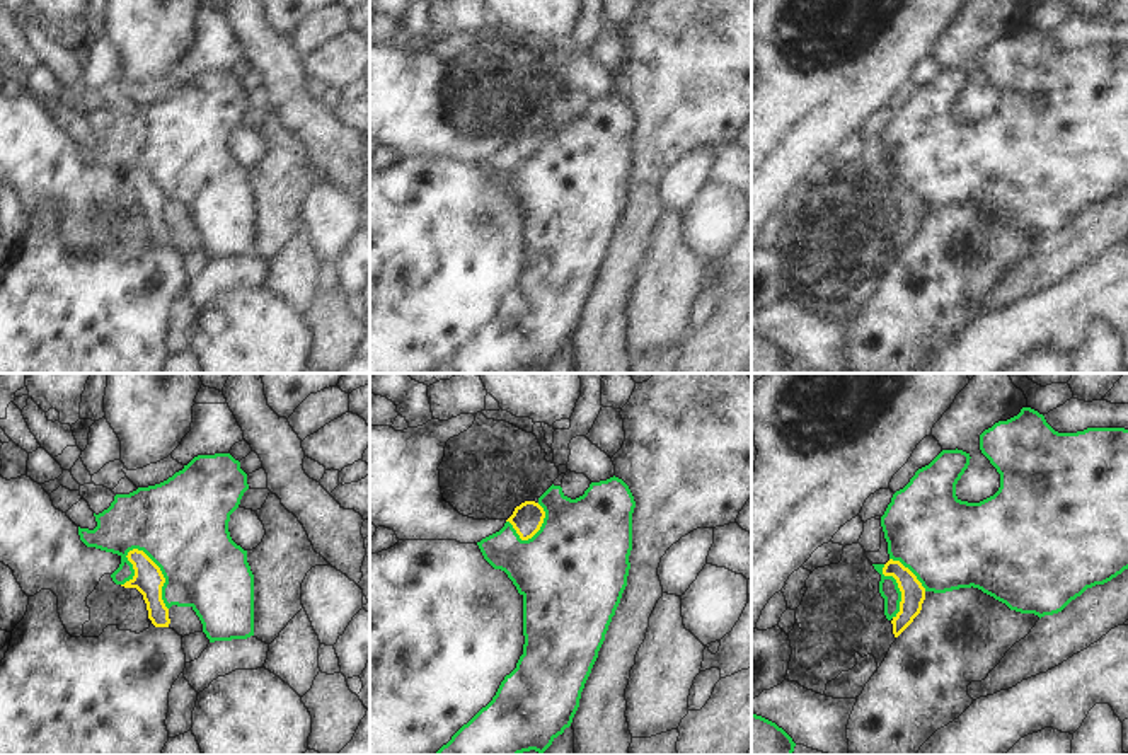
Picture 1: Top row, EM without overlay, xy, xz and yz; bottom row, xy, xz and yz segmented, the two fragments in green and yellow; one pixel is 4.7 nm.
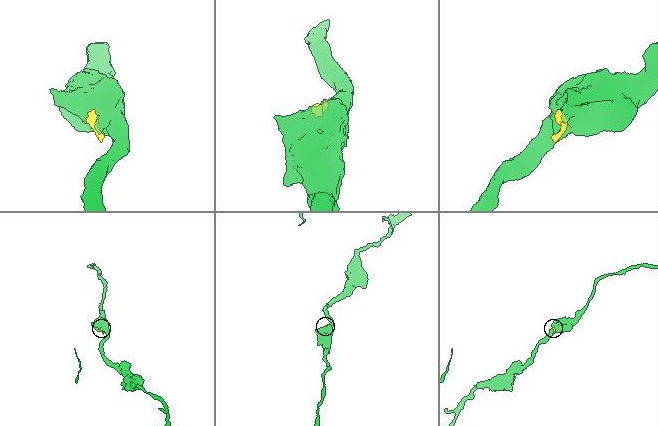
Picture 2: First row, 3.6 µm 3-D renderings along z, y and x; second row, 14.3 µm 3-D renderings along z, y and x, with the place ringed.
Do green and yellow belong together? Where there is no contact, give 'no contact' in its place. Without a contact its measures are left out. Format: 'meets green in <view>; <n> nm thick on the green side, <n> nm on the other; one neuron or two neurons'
meets green in xy; 440 nm thick on the green side, 140 nm on the other; one neuron

